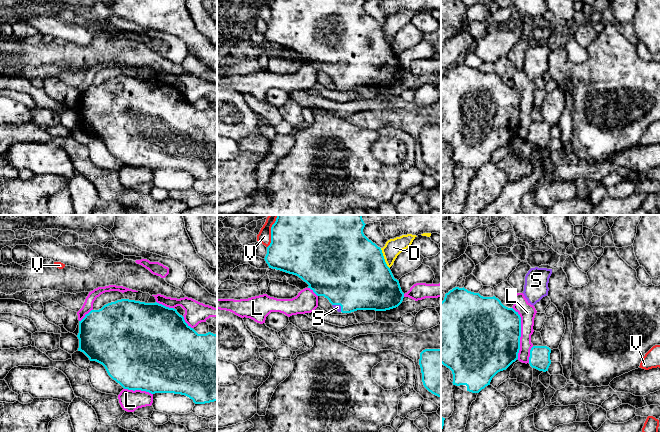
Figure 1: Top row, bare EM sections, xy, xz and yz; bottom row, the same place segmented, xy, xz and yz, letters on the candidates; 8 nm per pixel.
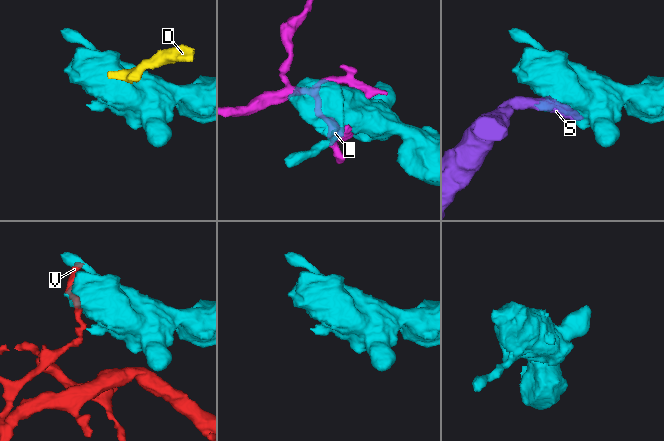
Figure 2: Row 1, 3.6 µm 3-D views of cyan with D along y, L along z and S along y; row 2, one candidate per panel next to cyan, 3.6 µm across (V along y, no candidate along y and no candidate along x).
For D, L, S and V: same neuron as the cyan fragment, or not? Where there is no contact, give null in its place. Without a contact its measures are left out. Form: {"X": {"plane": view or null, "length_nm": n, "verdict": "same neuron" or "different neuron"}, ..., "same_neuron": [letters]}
{"D": {"plane": "xz", "length_nm": 180, "verdict": "different neuron"}, "L": {"plane": "yz", "length_nm": 420, "verdict": "different neuron"}, "S": {"plane": "xz", "length_nm": 100, "verdict": "same neuron"}, "V": {"plane": "xz", "length_nm": 200, "verdict": "different neuron"}, "same_neuron": ["S"]}

